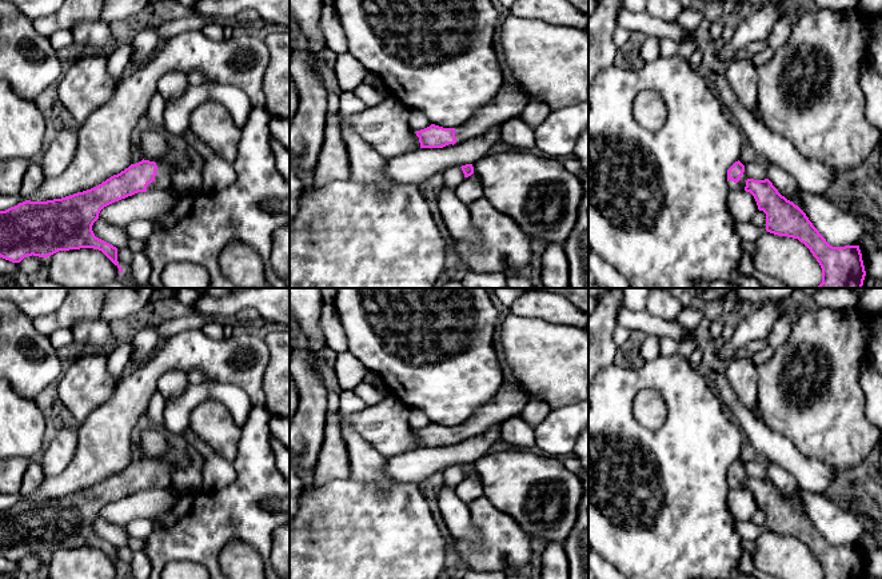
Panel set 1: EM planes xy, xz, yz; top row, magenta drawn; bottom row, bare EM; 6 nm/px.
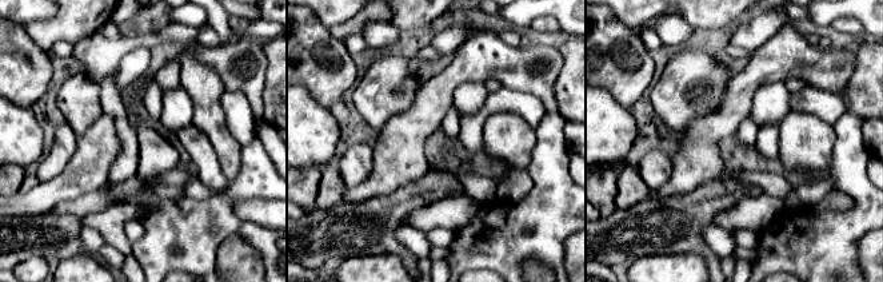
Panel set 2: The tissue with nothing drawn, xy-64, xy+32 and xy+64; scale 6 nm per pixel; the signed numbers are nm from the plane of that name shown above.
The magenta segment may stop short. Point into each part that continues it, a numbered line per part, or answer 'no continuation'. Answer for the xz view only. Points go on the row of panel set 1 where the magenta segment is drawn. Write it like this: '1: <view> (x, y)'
1: xz (509, 103)

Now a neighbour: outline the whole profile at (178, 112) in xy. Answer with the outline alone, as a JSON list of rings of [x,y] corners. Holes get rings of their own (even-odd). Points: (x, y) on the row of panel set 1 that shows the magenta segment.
[[[208,81],[201,85],[189,85],[180,97],[165,101],[161,131],[184,139],[191,113],[208,100],[219,101],[226,107],[234,123],[243,129],[252,109],[250,97],[239,88]]]

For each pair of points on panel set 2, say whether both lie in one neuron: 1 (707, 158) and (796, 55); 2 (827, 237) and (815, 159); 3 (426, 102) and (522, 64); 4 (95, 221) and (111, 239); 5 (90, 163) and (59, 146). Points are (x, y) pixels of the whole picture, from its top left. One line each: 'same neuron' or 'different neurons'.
1: same neuron
2: different neurons
3: same neuron
4: same neuron
5: different neurons

